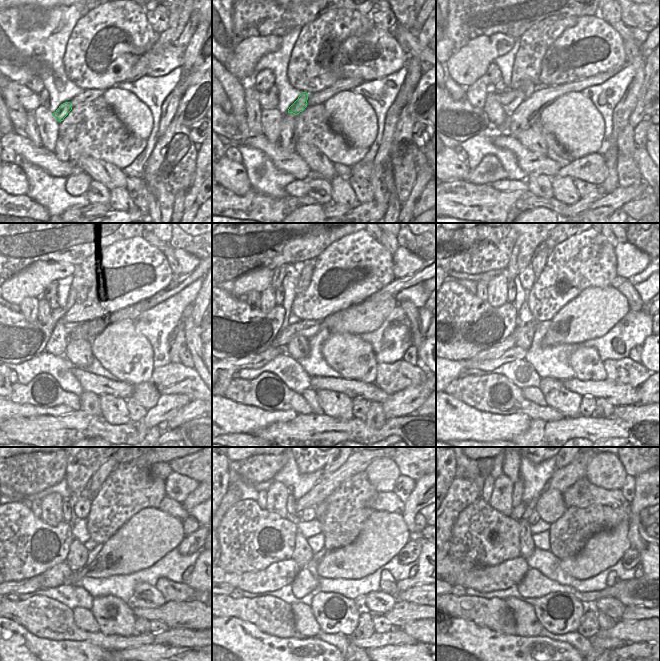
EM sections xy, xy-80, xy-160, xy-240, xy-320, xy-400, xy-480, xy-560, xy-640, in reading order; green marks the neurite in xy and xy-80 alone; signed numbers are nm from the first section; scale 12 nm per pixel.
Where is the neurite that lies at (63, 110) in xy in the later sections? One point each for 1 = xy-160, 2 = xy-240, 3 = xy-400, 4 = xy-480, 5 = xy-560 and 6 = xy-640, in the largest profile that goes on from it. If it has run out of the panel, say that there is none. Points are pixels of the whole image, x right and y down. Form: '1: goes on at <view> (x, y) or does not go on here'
1: goes on at xy-160 (528, 88)
2: goes on at xy-240 (81, 292)
3: goes on at xy-400 (542, 253)
4: goes on at xy-480 (93, 485)
5: goes on at xy-560 (330, 467)
6: goes on at xy-640 (557, 467)

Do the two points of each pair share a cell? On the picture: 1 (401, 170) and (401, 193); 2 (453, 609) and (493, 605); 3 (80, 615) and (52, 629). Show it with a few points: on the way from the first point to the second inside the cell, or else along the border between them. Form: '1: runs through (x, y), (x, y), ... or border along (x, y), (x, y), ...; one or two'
1: runs through (401, 176), (401, 187); one
2: runs through (463, 608), (483, 608); one
3: border along (71, 609), (74, 623), (81, 629), (93, 632); two

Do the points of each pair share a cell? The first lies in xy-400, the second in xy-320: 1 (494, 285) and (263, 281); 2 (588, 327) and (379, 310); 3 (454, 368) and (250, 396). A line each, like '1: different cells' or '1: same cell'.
1: different cells
2: same cell
3: different cells

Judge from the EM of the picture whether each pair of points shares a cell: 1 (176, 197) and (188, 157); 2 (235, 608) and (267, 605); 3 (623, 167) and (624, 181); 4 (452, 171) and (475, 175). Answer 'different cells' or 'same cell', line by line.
1: same cell
2: same cell
3: same cell
4: different cells

